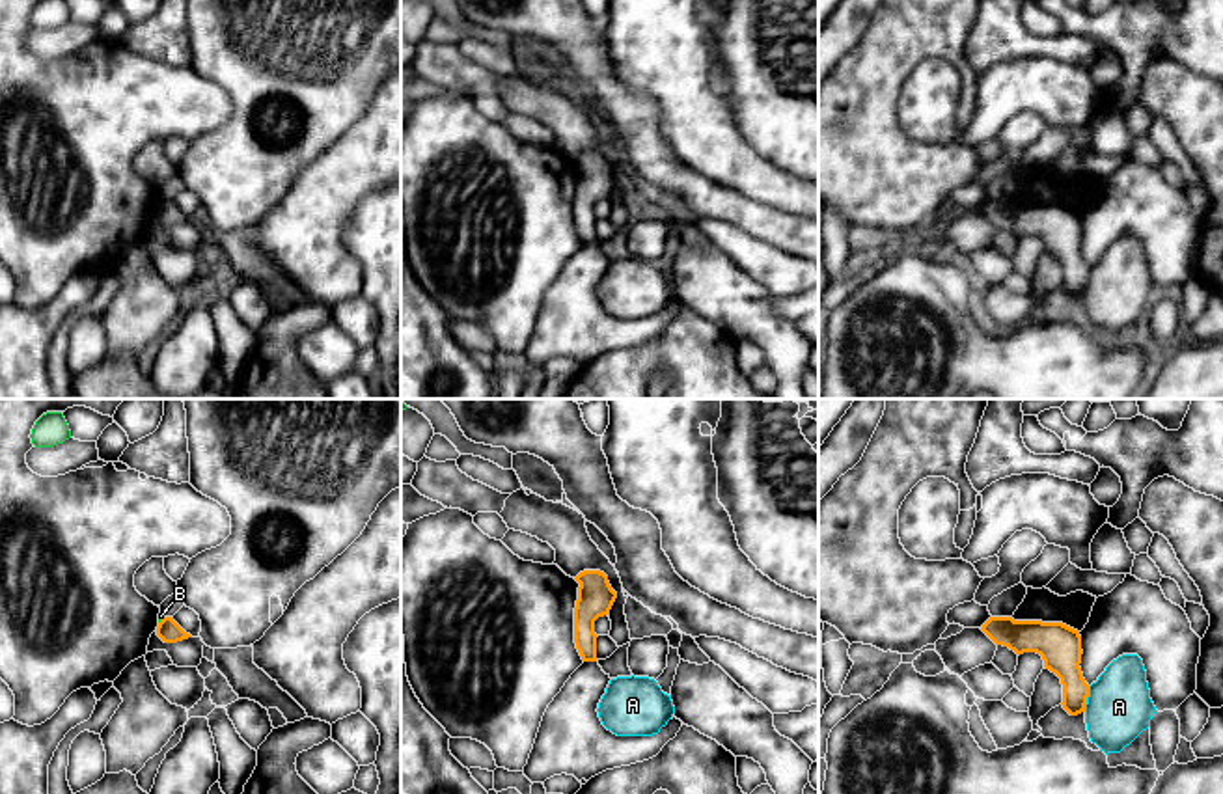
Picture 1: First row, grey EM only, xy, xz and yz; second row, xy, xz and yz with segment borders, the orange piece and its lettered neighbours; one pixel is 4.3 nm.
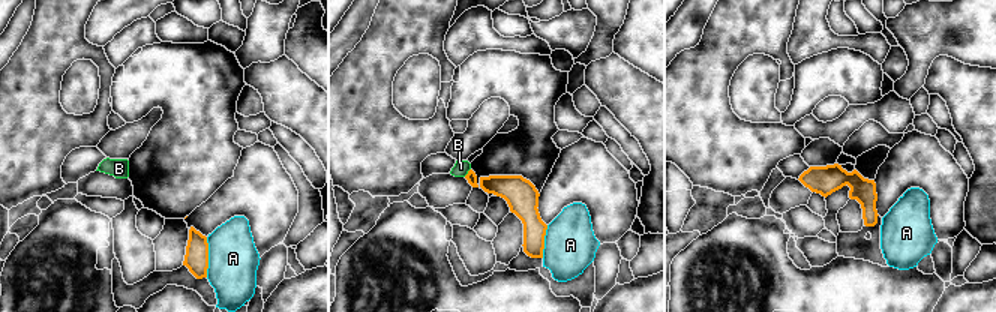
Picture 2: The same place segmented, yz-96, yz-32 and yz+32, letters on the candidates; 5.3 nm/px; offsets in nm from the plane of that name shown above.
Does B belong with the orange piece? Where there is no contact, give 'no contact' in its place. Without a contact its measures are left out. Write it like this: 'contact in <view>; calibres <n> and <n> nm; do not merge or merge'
contact in xy; calibres 100 and 20 nm; do not merge

